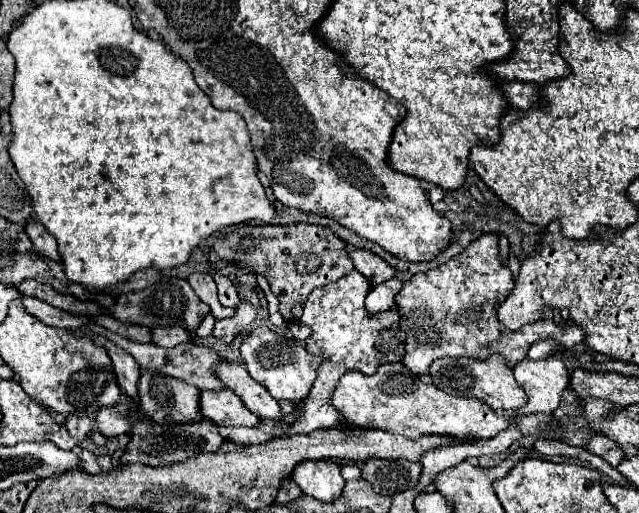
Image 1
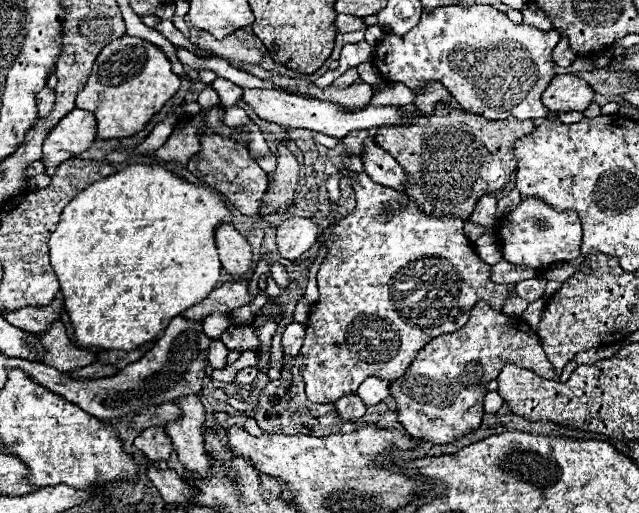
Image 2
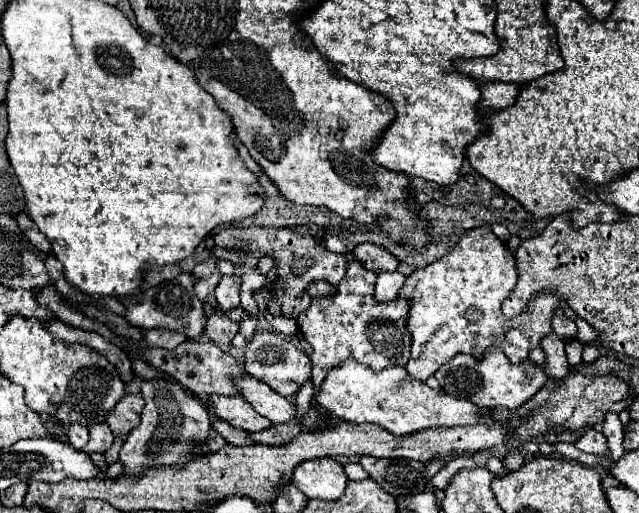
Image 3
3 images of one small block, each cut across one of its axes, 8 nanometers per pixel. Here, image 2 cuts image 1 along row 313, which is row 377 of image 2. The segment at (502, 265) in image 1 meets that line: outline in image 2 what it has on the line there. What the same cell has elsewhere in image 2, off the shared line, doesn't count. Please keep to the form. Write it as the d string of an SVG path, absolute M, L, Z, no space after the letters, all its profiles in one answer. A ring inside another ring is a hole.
M480 300L462 328L432 338L418 352L406 374L390 384L390 392L396 398L398 420L410 436L432 444L450 444L478 430L484 416L482 400L488 392L486 384L500 374L502 364L518 364L546 378L554 378L556 374L536 332L522 318L496 312Z

